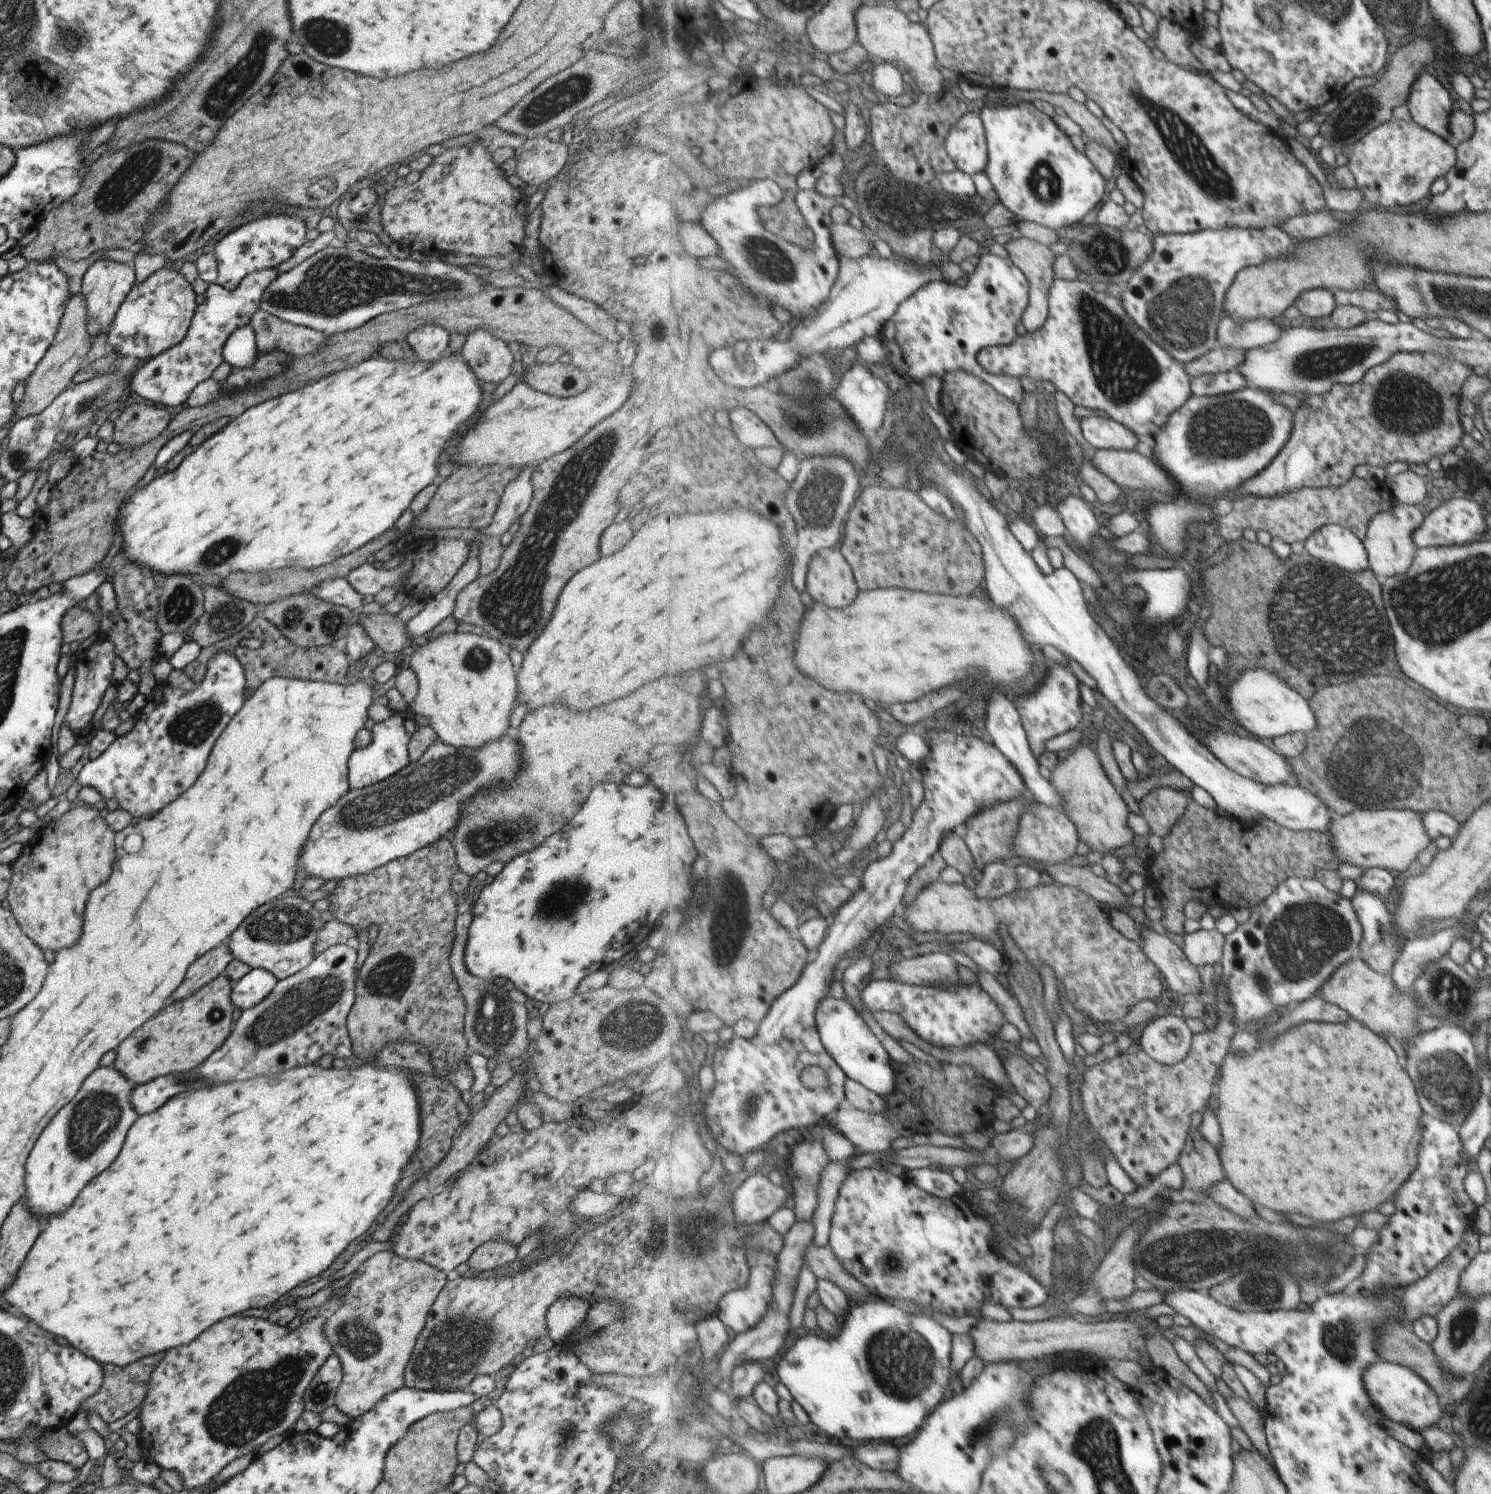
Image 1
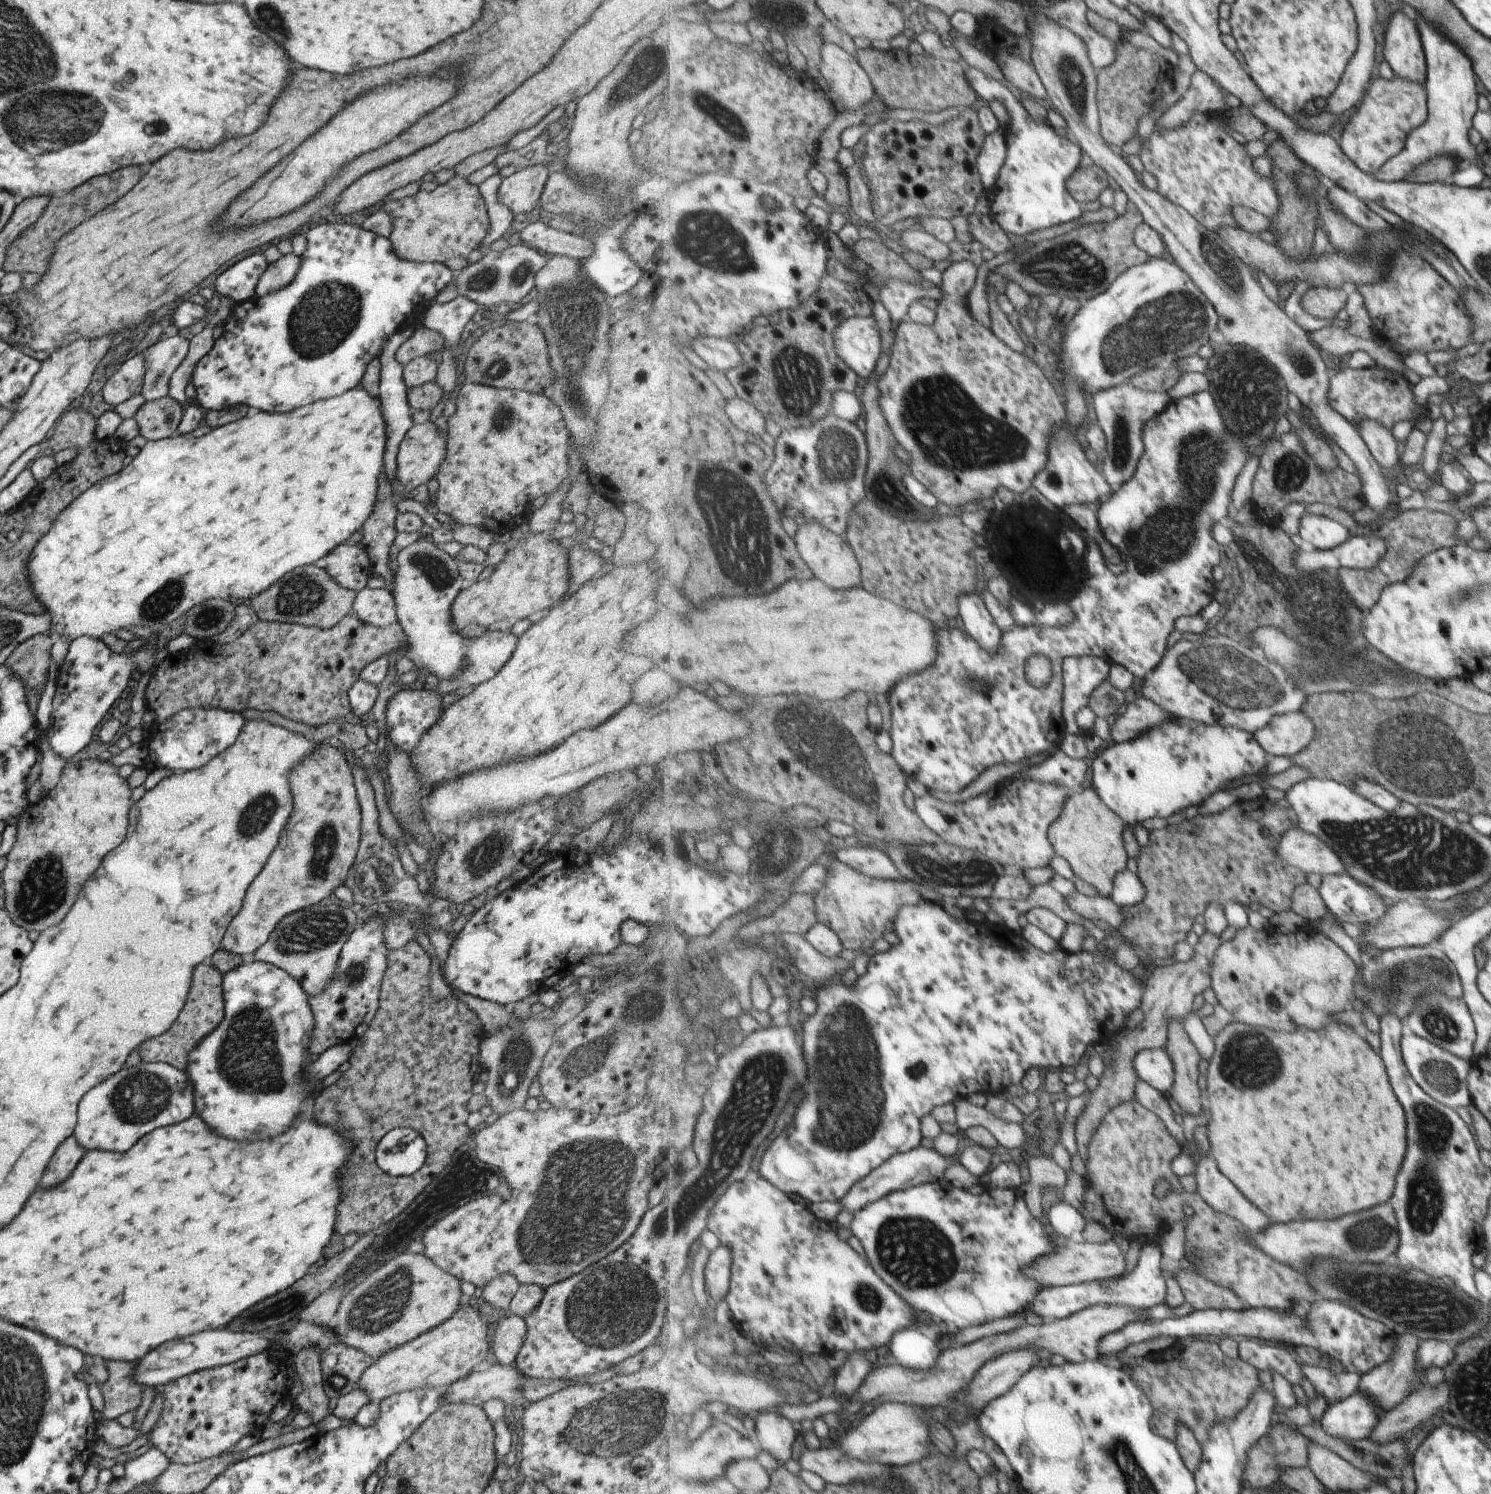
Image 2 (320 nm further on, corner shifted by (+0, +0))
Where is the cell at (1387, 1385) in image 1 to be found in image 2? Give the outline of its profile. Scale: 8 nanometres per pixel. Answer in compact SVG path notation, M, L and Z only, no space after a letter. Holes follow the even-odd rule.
M1356 1392L1344 1402L1330 1404L1322 1422L1329 1436L1338 1436L1342 1440L1362 1440L1369 1438L1368 1434L1374 1432L1374 1426L1382 1422L1378 1418L1380 1410L1374 1400L1370 1402L1370 1398Z

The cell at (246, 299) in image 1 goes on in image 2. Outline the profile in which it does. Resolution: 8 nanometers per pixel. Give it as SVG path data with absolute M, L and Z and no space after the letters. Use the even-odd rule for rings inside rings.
M142 353L124 362L108 378L99 396L109 408L113 409L131 397L141 394L145 376L146 362L144 362L144 354Z

